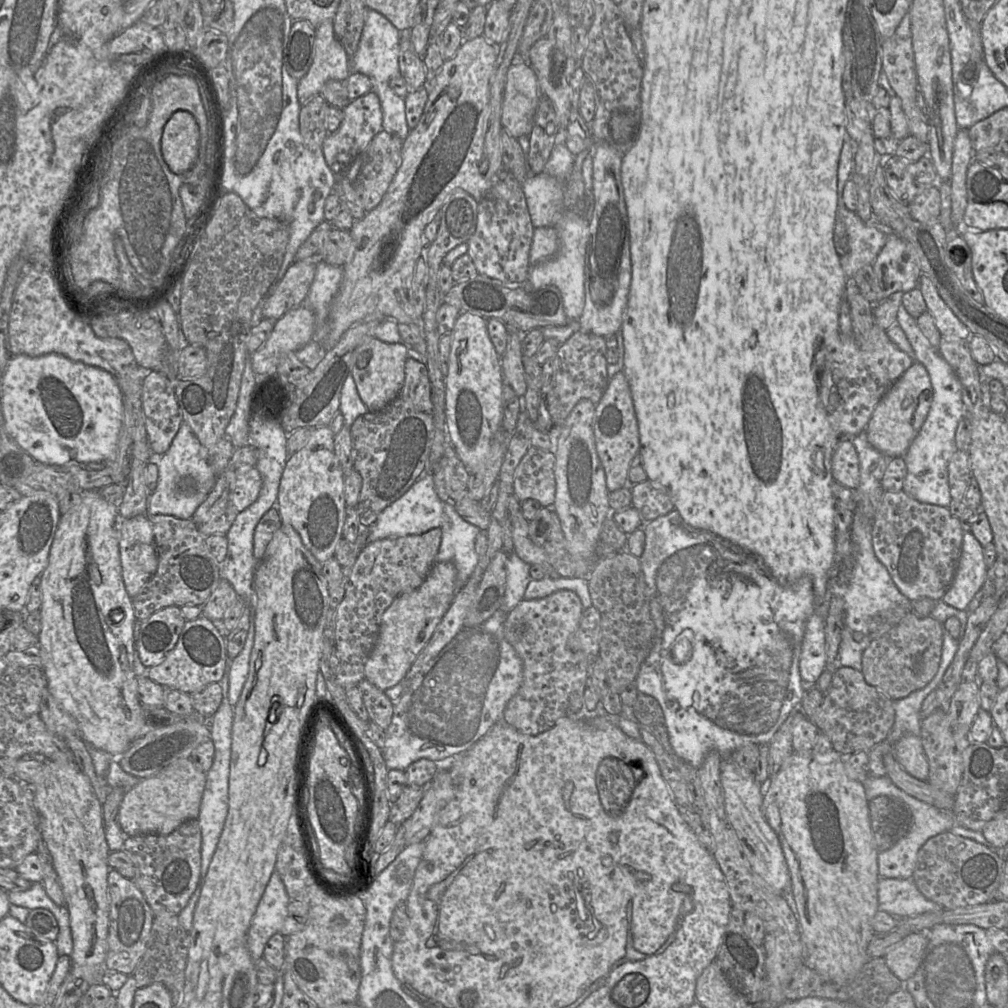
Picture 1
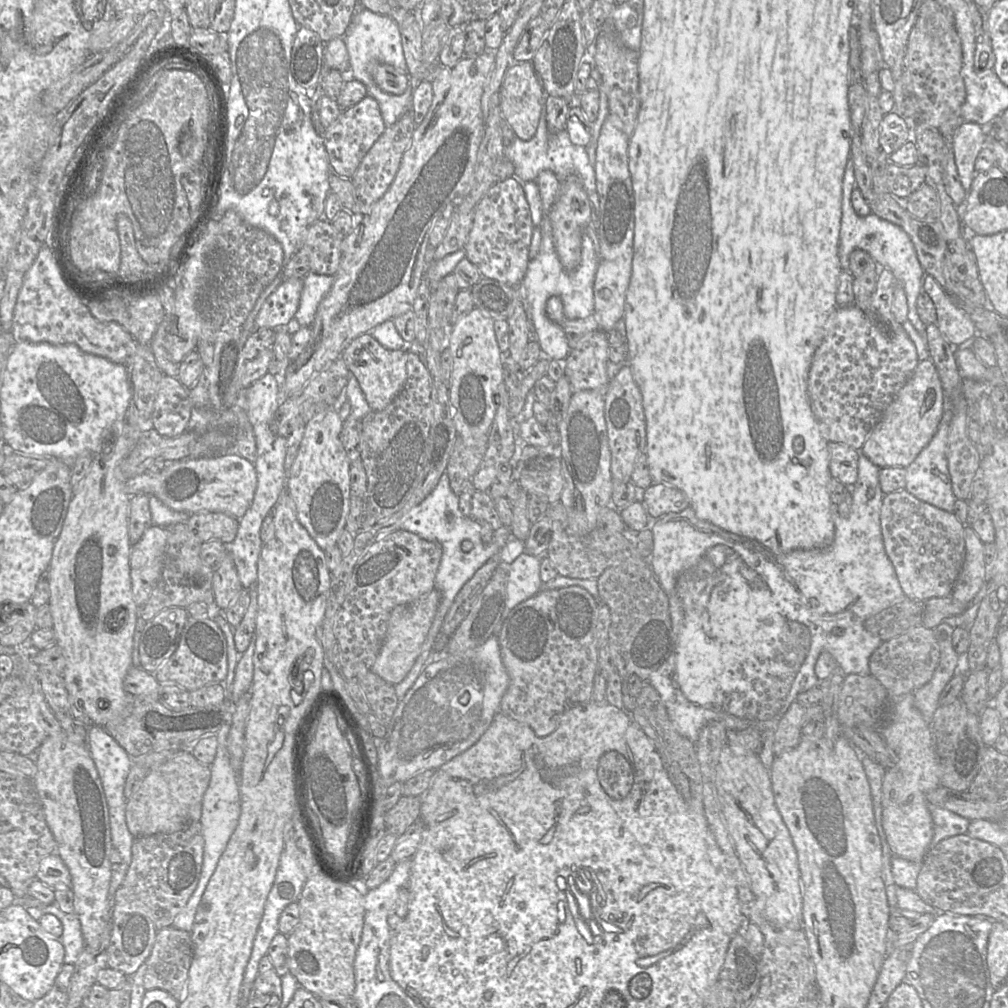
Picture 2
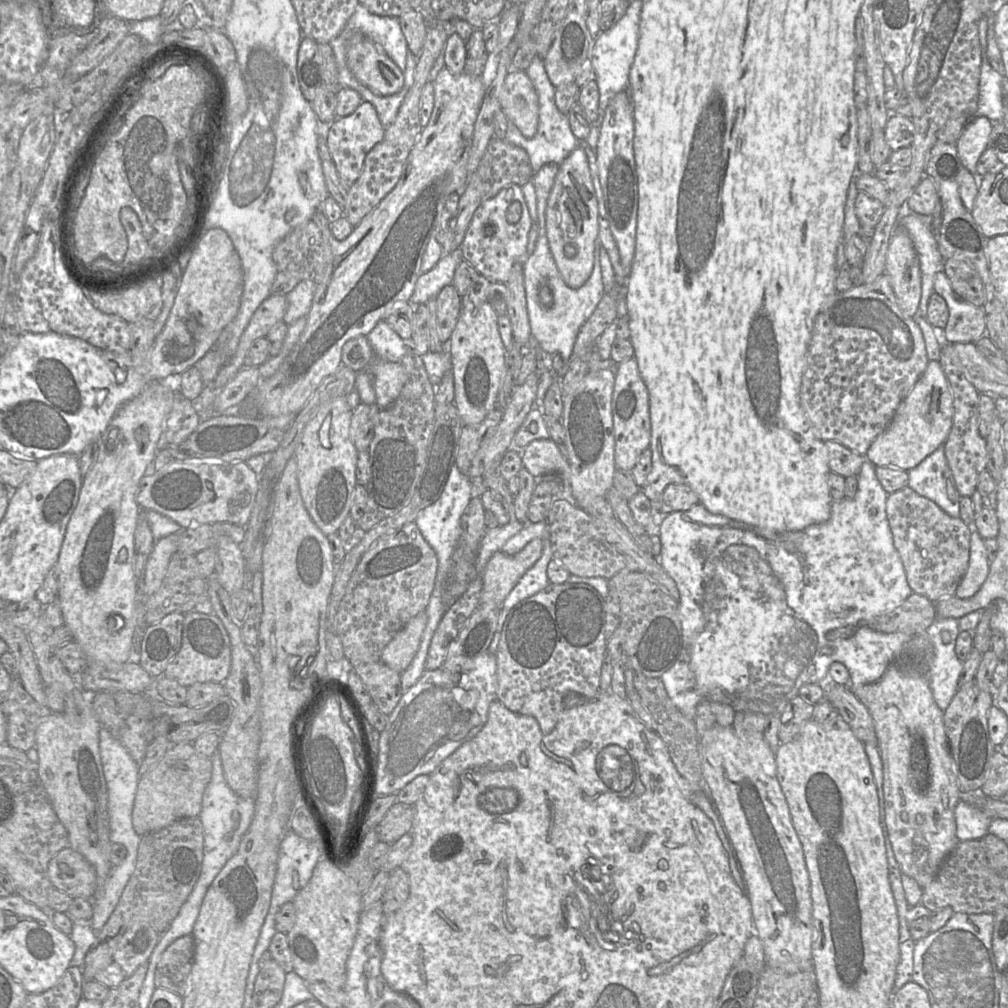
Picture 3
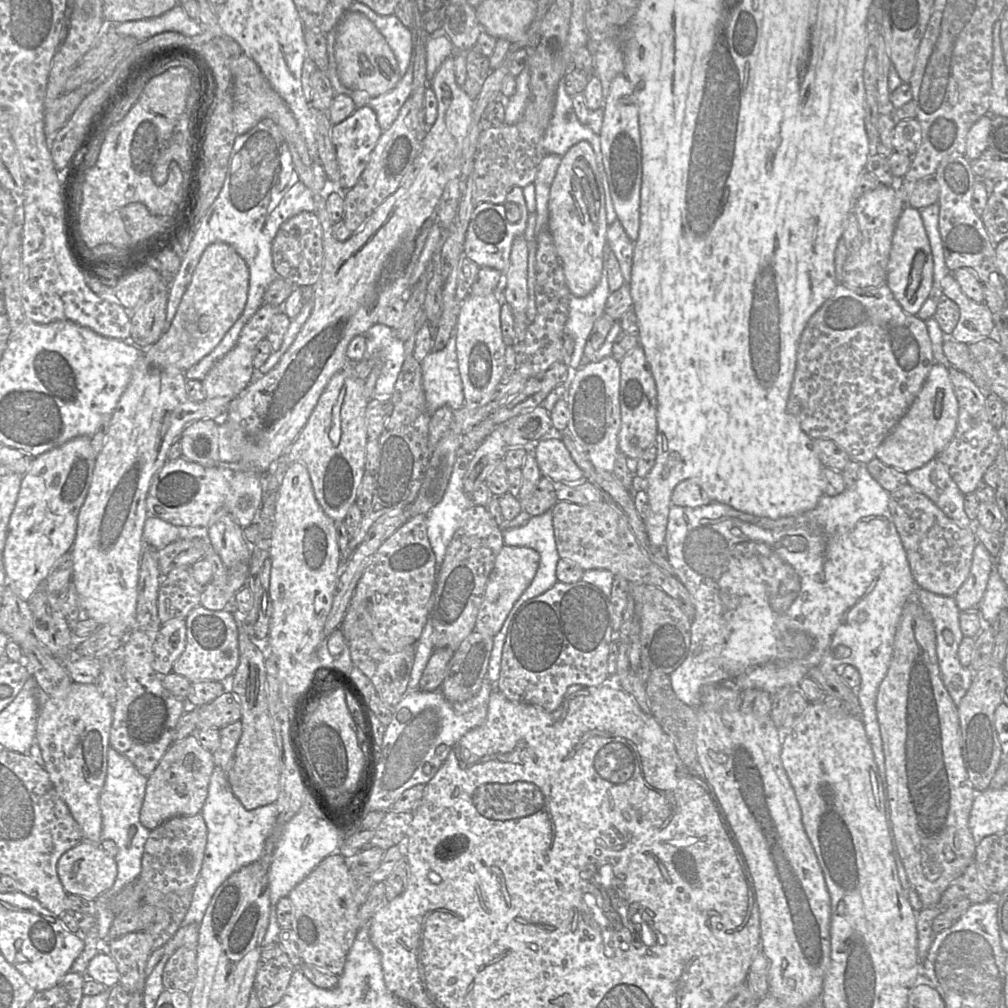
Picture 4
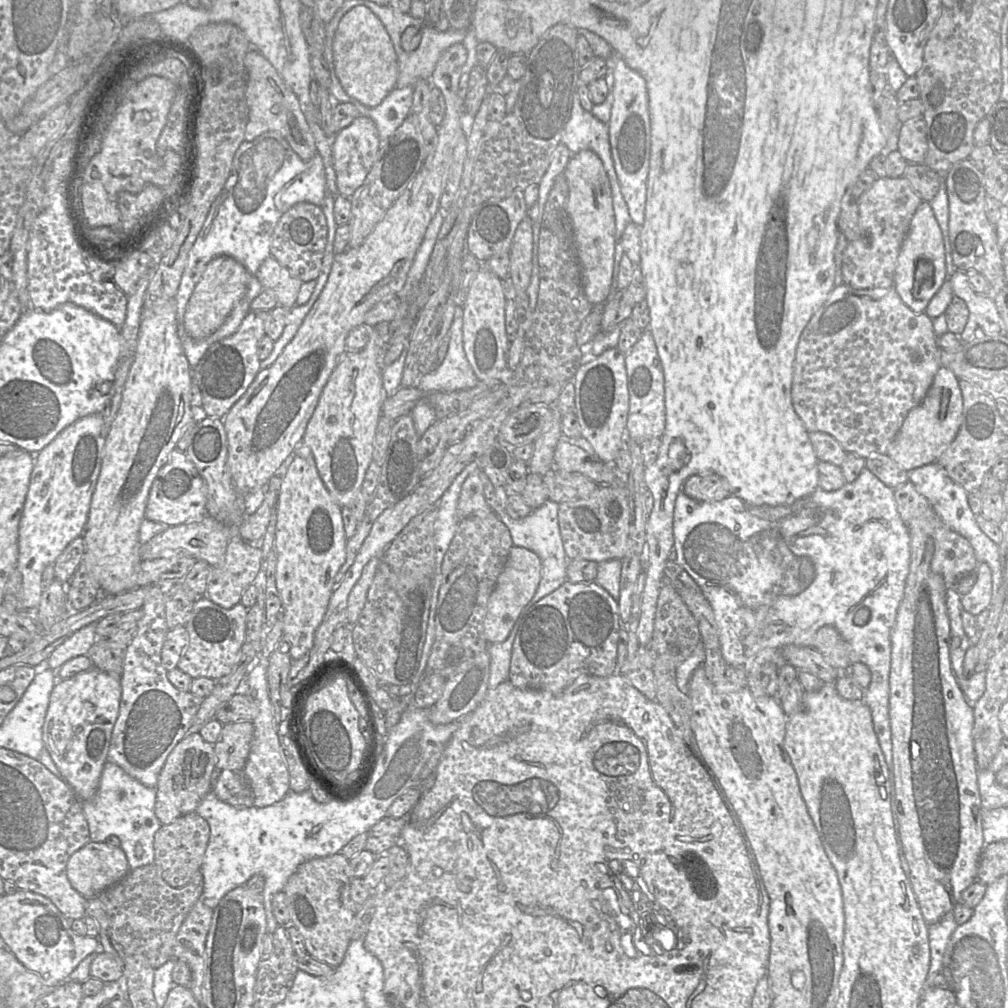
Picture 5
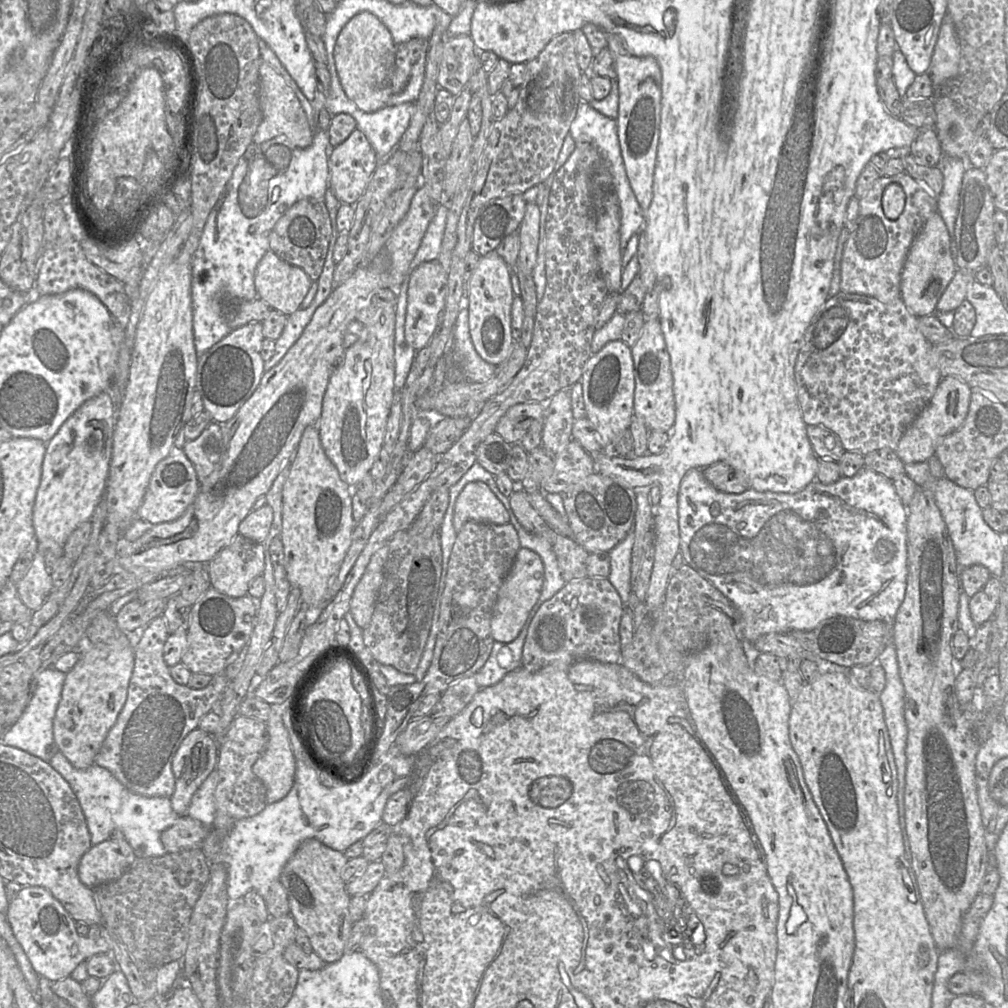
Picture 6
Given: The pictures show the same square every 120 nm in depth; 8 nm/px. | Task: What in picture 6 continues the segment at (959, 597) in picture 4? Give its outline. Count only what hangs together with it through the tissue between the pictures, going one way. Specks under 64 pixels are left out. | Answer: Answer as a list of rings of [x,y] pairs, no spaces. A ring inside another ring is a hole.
[[[991,576],[985,586],[969,599],[971,618],[977,626],[991,620],[1001,594],[1000,580]]]

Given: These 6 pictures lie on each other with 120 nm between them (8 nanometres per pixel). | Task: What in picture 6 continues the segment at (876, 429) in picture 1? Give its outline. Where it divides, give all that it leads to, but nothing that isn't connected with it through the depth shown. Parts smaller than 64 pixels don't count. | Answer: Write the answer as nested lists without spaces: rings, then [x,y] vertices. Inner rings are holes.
[[[947,376],[941,379],[928,404],[906,428],[897,444],[895,452],[904,464],[928,461],[933,457],[940,440],[963,424],[971,393],[972,389],[957,377]]]

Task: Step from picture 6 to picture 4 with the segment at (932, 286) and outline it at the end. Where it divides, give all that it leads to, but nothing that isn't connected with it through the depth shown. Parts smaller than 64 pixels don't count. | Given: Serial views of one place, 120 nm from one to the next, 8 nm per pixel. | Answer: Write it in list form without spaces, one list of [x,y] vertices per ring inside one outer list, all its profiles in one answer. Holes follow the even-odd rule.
[[[909,205],[904,207],[896,224],[886,283],[902,309],[910,315],[916,315],[930,295],[933,283],[932,251],[920,212]]]

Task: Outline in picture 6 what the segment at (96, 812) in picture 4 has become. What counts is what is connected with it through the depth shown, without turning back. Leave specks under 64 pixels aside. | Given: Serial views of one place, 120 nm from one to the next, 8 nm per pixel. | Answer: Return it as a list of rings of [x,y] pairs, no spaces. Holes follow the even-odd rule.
[[[87,645],[74,668],[66,674],[53,719],[53,737],[59,752],[75,768],[86,769],[94,764],[95,756],[125,704],[134,663],[132,646]]]

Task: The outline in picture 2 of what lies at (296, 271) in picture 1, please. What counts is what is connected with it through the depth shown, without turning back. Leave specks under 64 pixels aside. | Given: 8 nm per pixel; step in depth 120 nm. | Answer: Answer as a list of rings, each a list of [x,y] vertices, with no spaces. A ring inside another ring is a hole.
[[[283,279],[277,289],[269,295],[262,305],[256,319],[255,329],[287,329],[290,335],[302,327],[296,324],[294,317],[298,310],[303,279]]]

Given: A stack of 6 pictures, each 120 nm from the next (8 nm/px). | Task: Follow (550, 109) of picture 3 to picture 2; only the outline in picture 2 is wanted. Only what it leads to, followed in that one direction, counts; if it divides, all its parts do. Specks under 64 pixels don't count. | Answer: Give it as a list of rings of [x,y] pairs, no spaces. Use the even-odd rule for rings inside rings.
[[[545,105],[541,113],[539,125],[535,135],[527,141],[517,136],[511,144],[504,147],[504,155],[514,165],[514,176],[521,182],[535,181],[540,172],[550,170],[554,172],[560,181],[577,179],[585,189],[591,202],[592,210],[600,219],[600,201],[596,184],[596,173],[590,164],[585,147],[575,145],[569,138],[566,128],[558,133],[548,131],[545,118]]]

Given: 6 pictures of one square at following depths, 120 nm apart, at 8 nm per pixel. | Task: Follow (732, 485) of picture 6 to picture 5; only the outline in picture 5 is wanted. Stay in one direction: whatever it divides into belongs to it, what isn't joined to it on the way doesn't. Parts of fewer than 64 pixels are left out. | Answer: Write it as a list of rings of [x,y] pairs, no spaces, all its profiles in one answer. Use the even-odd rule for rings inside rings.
[[[715,472],[691,475],[684,482],[682,492],[699,502],[718,502],[730,496],[726,479]]]

